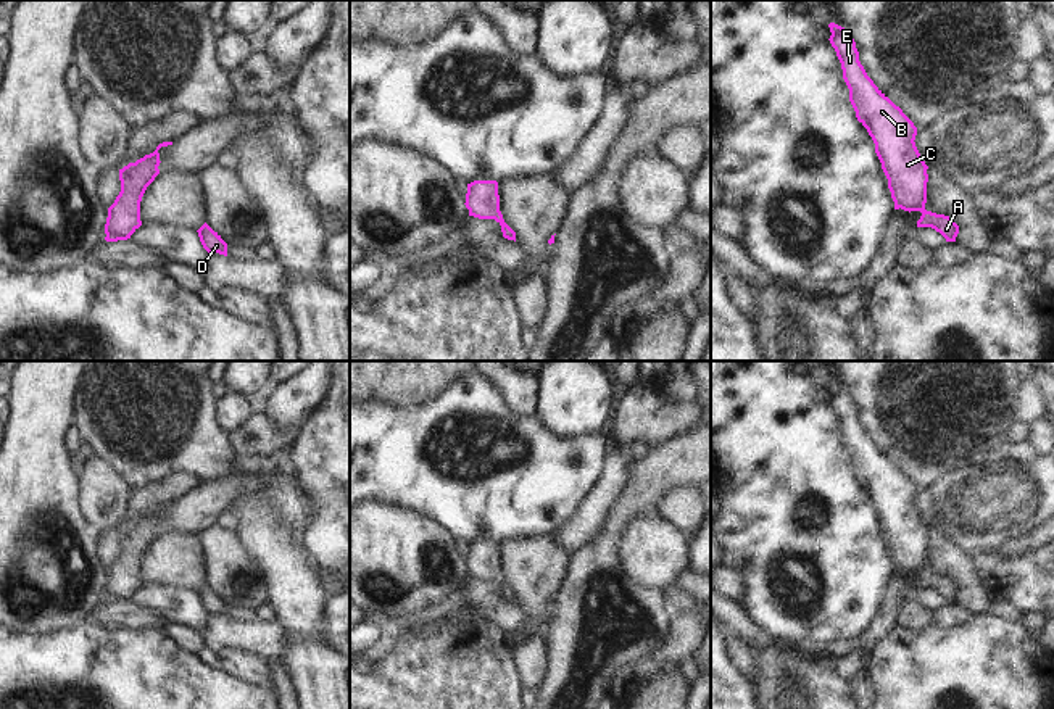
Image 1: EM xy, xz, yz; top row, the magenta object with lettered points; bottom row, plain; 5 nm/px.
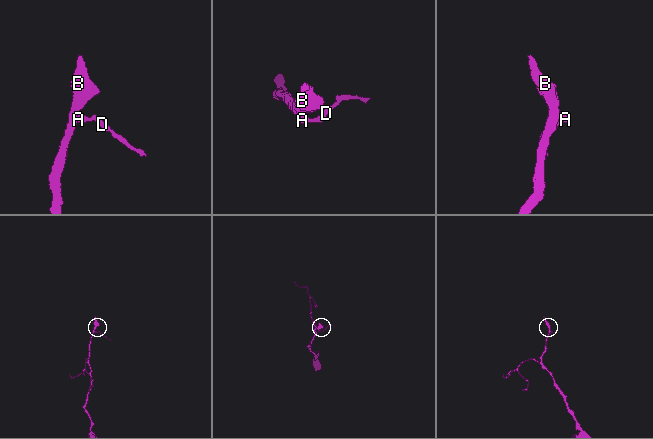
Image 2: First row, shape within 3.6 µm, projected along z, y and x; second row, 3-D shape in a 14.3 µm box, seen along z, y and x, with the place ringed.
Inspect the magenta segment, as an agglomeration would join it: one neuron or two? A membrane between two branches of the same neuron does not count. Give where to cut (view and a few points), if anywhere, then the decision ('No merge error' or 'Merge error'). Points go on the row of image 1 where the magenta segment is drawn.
No split. No merge error

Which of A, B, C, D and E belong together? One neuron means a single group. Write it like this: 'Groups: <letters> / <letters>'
Groups: A B C D E

